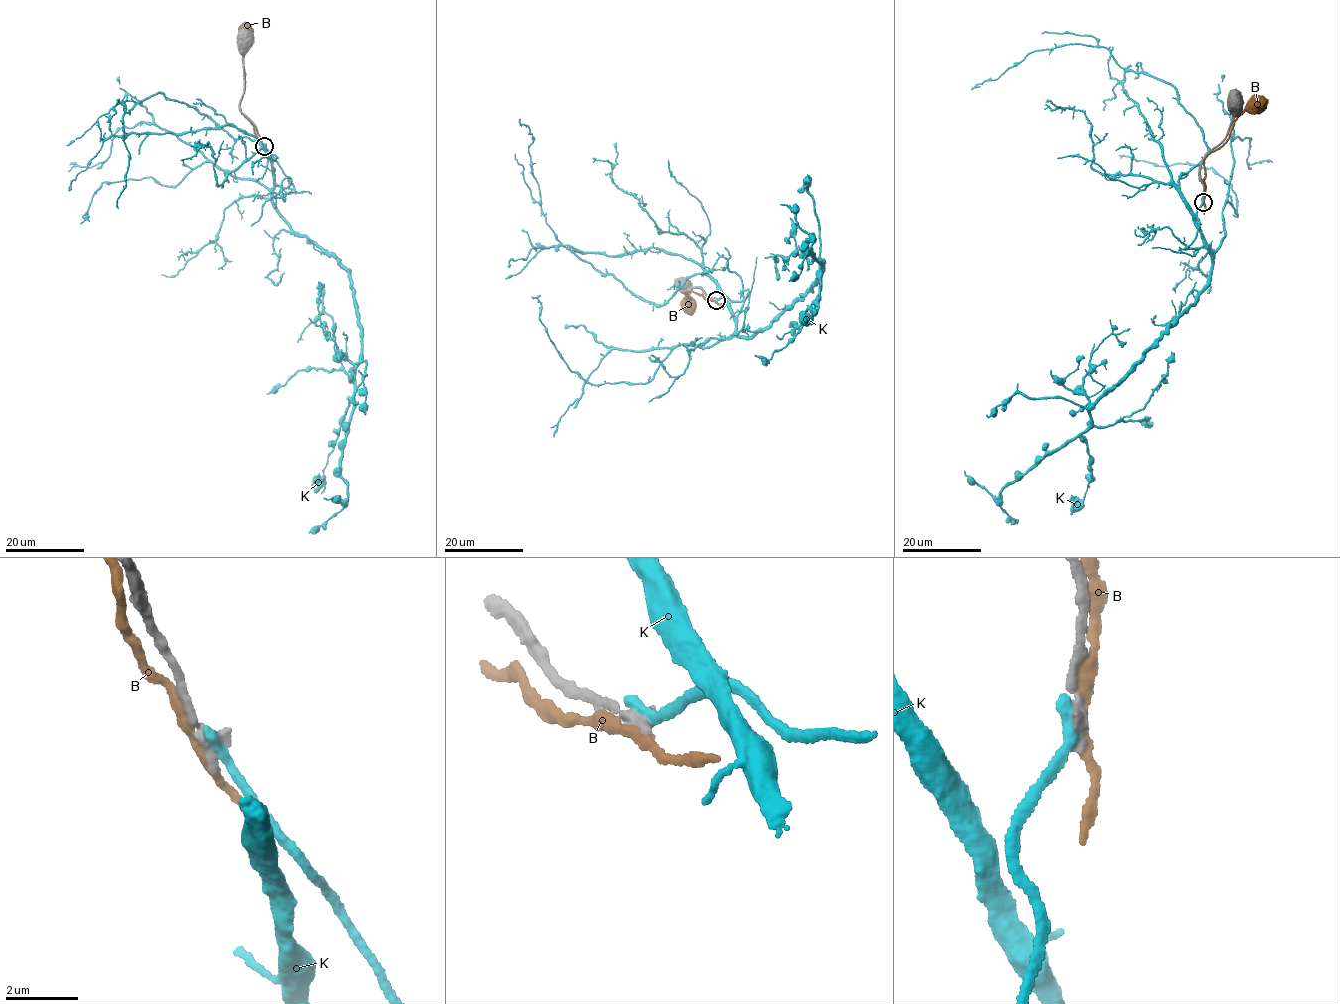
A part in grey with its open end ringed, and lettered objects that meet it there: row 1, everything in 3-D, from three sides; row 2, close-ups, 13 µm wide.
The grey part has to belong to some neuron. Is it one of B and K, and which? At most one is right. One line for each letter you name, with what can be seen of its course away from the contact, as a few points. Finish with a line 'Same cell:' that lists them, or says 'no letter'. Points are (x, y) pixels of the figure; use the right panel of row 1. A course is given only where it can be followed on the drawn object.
Same cell: no letter

